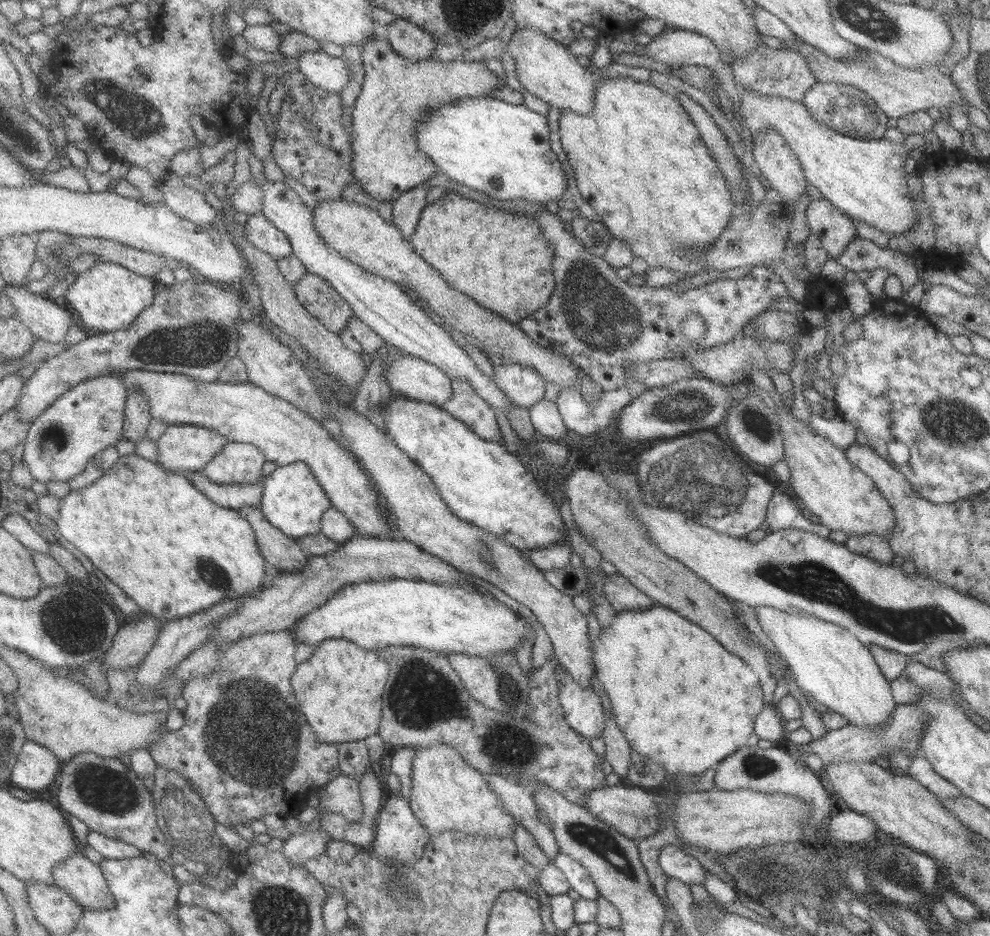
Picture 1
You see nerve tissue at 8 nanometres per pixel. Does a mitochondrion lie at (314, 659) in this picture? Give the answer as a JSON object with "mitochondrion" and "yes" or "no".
{"mitochondrion":"no"}

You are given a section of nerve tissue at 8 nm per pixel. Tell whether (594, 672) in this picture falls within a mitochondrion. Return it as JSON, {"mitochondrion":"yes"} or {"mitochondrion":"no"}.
{"mitochondrion":"no"}

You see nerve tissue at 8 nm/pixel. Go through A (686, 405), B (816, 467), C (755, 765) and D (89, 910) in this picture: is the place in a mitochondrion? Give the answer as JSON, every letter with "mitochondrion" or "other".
{"A":"mitochondrion","B":"other","C":"mitochondrion","D":"other"}

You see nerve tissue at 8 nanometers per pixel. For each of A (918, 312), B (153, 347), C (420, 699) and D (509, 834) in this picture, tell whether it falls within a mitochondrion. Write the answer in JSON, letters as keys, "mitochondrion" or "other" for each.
{"A":"other","B":"mitochondrion","C":"mitochondrion","D":"other"}

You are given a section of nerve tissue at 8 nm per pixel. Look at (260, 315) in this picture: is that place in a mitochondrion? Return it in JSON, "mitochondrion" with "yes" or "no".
{"mitochondrion":"no"}

